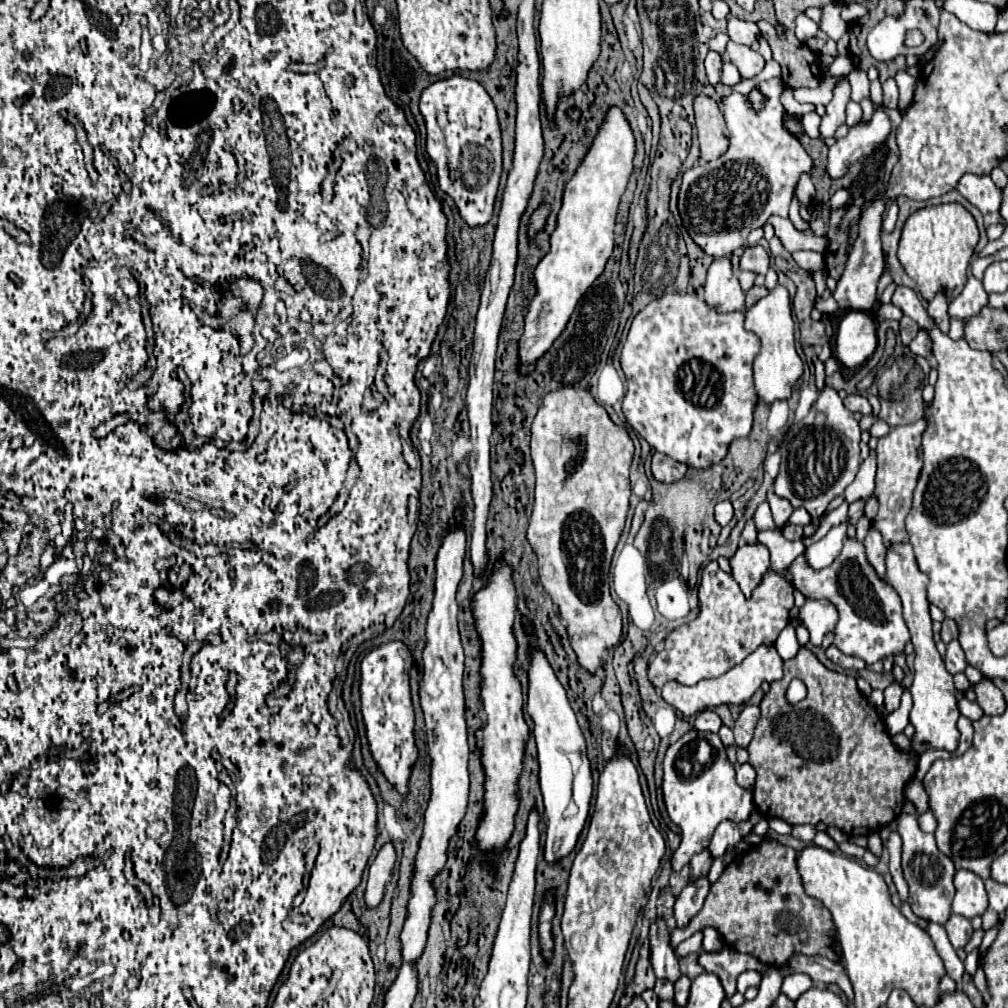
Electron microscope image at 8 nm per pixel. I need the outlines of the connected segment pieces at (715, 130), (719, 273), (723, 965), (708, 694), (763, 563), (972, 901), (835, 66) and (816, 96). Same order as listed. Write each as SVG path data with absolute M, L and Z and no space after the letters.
M696 96L694 98L696 112L696 130L700 142L700 158L716 160L728 150L728 130L724 116L714 98Z
M722 258L716 260L708 268L708 278L704 284L704 300L708 306L716 308L722 314L742 312L744 306L744 292L738 284L738 278L732 270L730 260Z
M722 950L722 952L702 952L700 964L706 968L706 972L720 978L722 988L726 996L730 998L736 992L736 978L744 970L764 970L764 964L760 964L752 956L740 956L740 952Z
M760 646L756 652L752 652L748 658L744 658L736 668L730 672L712 678L712 680L700 680L696 686L682 686L676 682L668 682L662 688L664 700L680 710L684 716L696 716L702 710L712 710L722 704L734 704L742 706L750 700L750 696L760 688L762 682L774 682L782 678L782 658L778 656L774 646Z
M742 544L730 558L732 576L740 584L742 592L750 596L752 588L760 582L760 576L770 568L770 552L764 544Z
M956 870L954 874L954 900L952 900L952 912L960 914L964 918L982 916L988 908L988 898L984 890L984 882L978 874L970 870Z
M838 56L829 67L829 70L823 75L823 78L831 76L848 75L854 69L854 65L849 56Z
M836 78L822 80L818 88L798 88L798 90L792 90L792 92L794 92L794 98L802 104L824 104L826 106L832 98L834 84L836 84Z

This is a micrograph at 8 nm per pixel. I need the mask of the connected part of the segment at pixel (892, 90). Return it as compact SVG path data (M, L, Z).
M888 78L884 82L884 108L896 108L898 106L898 86L894 78Z

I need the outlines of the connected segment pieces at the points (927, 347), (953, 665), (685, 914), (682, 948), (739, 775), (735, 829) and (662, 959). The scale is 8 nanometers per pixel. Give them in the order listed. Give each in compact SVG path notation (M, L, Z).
M920 330L920 334L916 334L912 338L912 342L908 344L908 348L914 352L914 354L920 354L924 358L932 358L932 342L930 342L930 336Z
M952 640L952 642L948 644L948 652L946 652L944 662L946 662L946 670L948 670L950 674L964 672L964 668L966 668L966 658L964 658L964 652L962 652L958 640Z
M704 876L704 880L690 882L680 892L680 896L676 898L676 904L674 904L674 918L676 918L678 928L688 926L688 922L700 912L704 900L708 896L708 890L710 890L710 884L708 884L708 878Z
M696 932L694 936L690 936L688 940L684 940L684 942L680 942L676 946L676 954L680 958L684 958L684 956L688 956L692 952L700 952L700 950L702 950L702 932Z
M742 764L738 766L738 772L736 772L736 782L746 788L746 790L752 790L754 788L754 780L756 780L756 772L750 764Z
M754 808L751 816L747 821L738 824L720 824L720 828L716 828L712 842L708 846L712 856L722 856L726 848L736 846L738 842L752 831L753 827L763 818L763 816Z
M658 918L650 926L650 962L656 972L656 978L668 978L672 982L678 980L678 958L670 946L670 930L664 918Z

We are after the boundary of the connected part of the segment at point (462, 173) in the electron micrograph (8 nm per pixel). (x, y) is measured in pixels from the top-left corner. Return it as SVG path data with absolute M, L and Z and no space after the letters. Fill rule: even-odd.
M450 76L430 84L420 96L426 120L426 152L436 162L438 186L454 198L468 226L482 226L492 218L502 172L502 138L496 106L482 84L464 76Z

